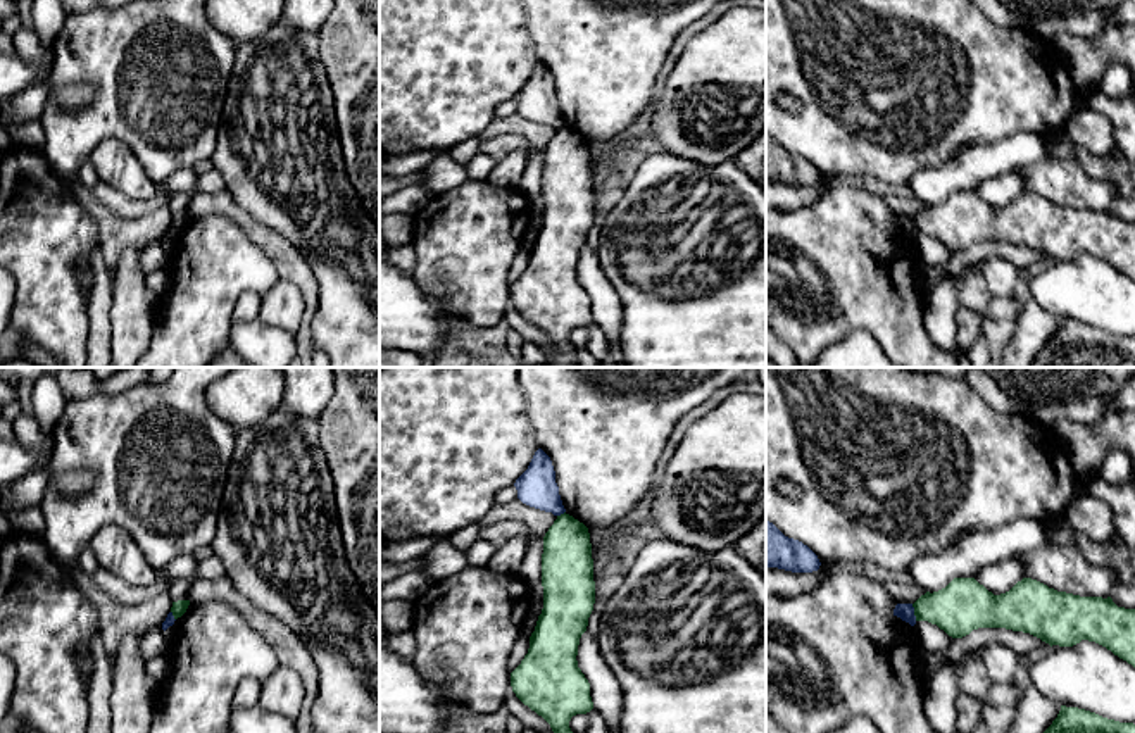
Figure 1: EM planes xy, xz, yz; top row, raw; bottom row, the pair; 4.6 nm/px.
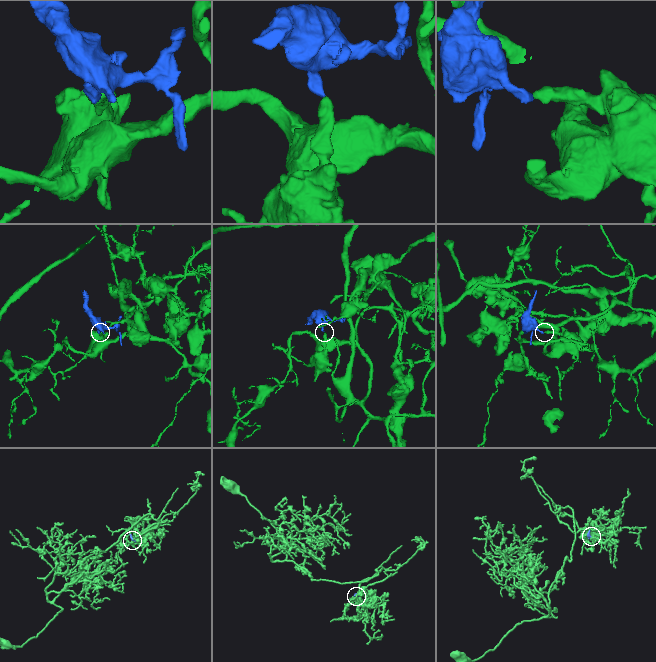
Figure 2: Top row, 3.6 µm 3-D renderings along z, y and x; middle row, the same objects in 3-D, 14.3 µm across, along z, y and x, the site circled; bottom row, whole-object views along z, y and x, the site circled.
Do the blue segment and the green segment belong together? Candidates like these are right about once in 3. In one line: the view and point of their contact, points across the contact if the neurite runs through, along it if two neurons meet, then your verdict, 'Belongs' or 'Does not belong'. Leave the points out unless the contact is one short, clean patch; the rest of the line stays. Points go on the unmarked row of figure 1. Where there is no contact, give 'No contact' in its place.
Touches blue at yz (913, 226). Boundary: yz (911, 218), (916, 233). Does not belong

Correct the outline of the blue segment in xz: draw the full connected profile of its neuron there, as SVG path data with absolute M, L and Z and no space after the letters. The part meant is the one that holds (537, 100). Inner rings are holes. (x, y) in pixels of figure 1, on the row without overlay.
M542 62L535 66L528 83L516 93L514 100L523 117L554 129L566 126L552 74Z

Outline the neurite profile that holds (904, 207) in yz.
M880 195L883 202L897 214L897 217L914 217L921 209L926 207L918 197L897 198L890 195Z

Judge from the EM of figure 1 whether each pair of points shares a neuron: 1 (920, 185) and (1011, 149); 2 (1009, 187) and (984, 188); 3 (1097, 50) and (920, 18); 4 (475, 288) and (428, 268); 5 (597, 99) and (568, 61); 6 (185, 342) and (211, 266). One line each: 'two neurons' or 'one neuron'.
1: one neuron
2: one neuron
3: two neurons
4: one neuron
5: one neuron
6: one neuron

